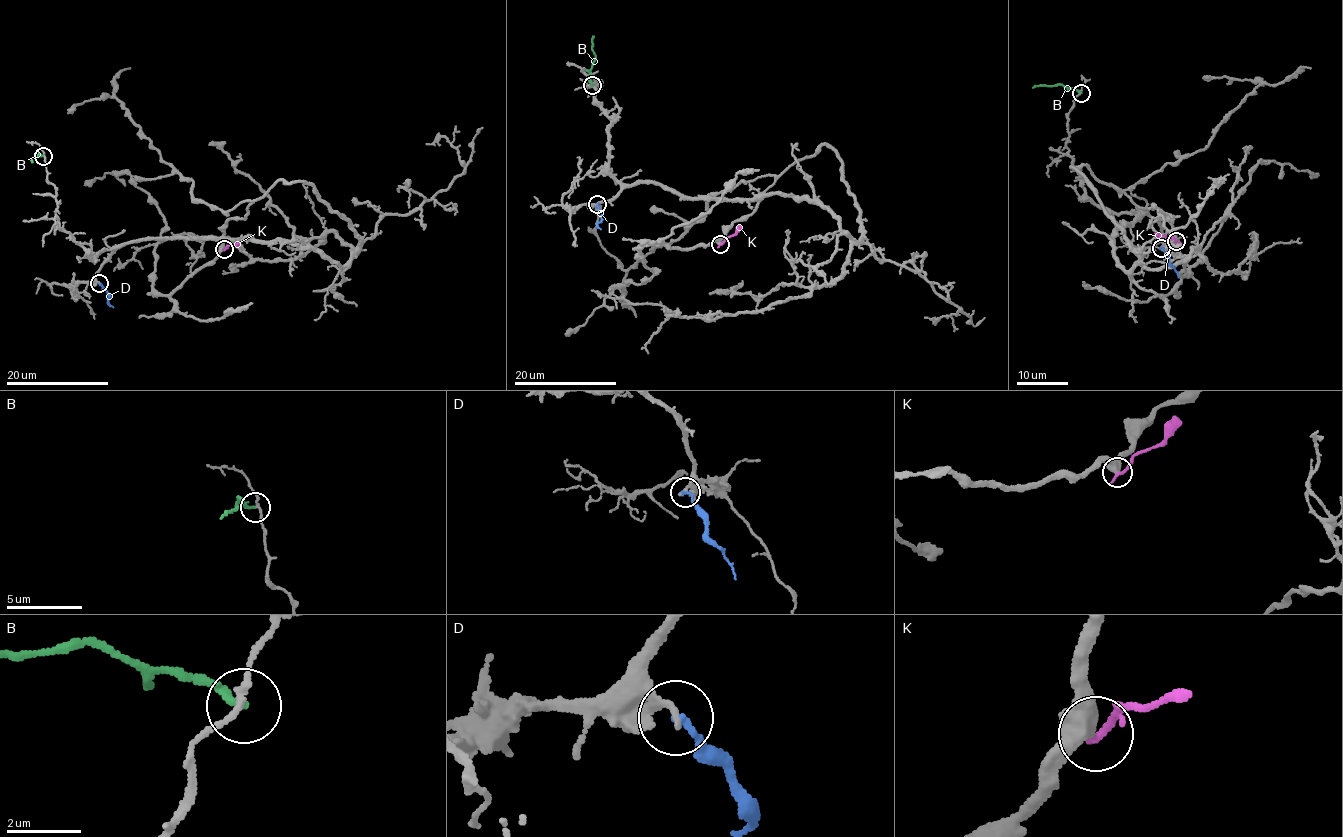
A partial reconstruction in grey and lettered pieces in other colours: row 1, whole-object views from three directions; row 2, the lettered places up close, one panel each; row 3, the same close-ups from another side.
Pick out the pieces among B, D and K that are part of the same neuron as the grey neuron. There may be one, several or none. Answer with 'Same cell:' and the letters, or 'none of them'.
Same cell: none of them

